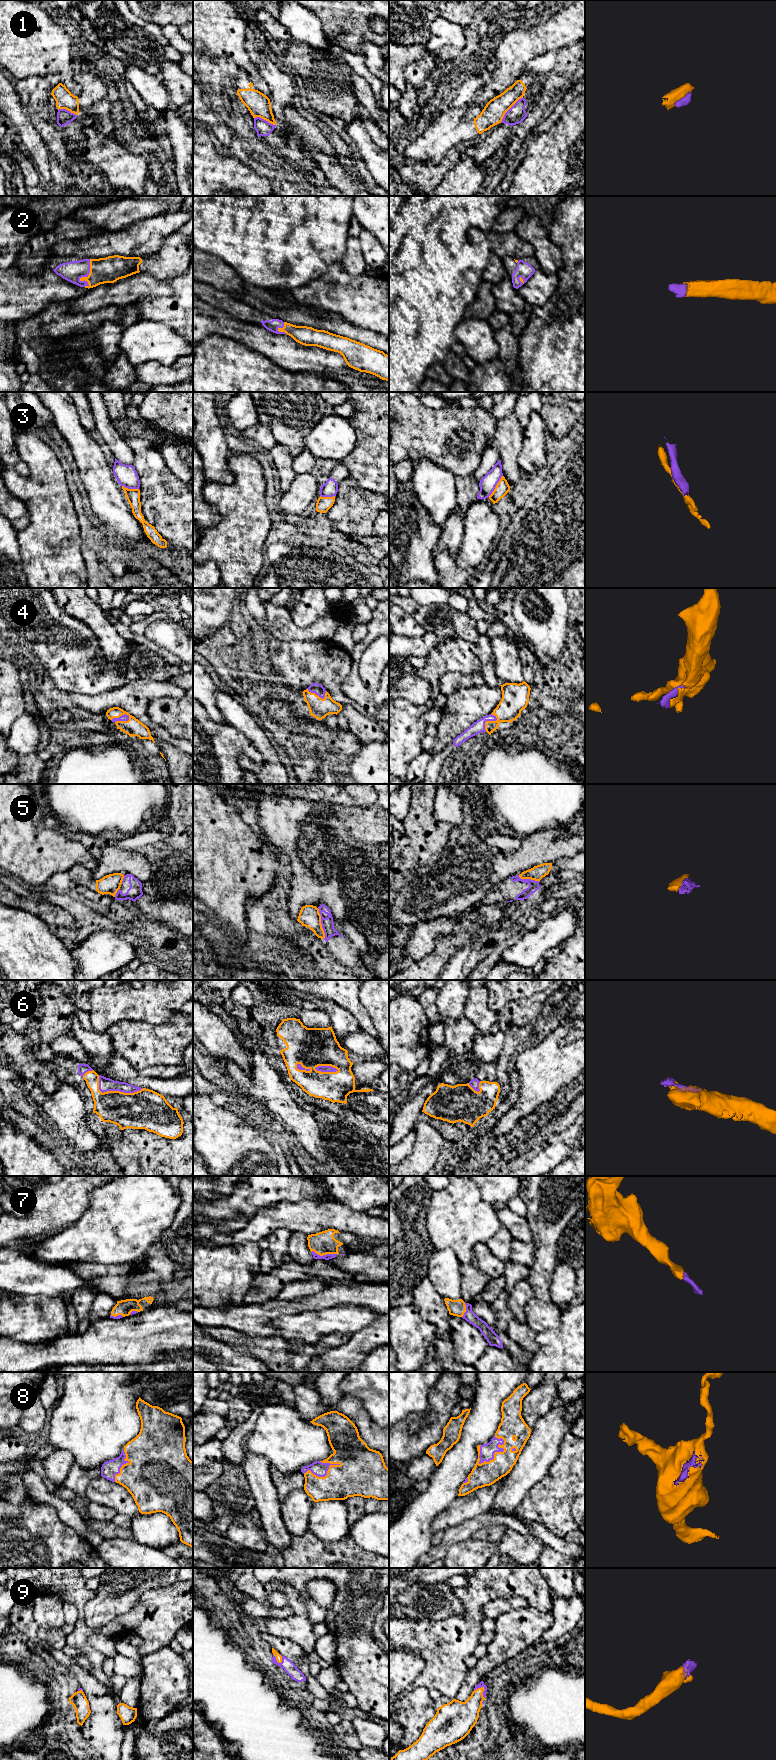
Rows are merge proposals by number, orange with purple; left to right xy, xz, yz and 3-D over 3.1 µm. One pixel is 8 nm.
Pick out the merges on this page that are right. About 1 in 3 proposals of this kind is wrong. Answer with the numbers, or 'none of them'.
2, 4, 6, 7, 8, 9

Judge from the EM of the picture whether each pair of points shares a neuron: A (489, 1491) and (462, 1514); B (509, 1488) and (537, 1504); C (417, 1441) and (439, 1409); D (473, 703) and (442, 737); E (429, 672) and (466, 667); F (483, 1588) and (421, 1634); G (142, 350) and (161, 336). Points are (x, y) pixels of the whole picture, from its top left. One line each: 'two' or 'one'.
A: one
B: two
C: one
D: one
E: one
F: one
G: one

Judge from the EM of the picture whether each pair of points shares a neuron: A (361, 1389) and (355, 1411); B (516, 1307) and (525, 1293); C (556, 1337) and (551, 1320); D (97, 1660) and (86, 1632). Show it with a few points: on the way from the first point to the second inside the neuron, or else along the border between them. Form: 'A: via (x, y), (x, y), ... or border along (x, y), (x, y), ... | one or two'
A: border along (343, 1393), (355, 1396), (371, 1418) | two
B: via (516, 1304), (522, 1296) | one
C: border along (562, 1312), (560, 1323), (556, 1327), (536, 1334) | two
D: via (90, 1653), (84, 1646), (84, 1639) | one

